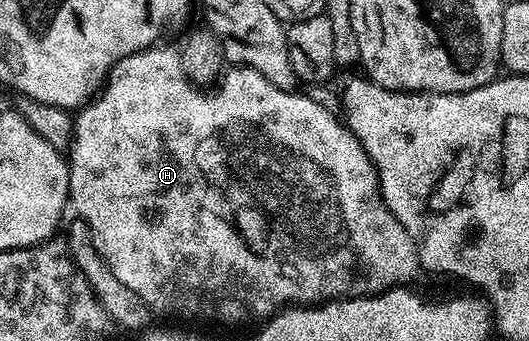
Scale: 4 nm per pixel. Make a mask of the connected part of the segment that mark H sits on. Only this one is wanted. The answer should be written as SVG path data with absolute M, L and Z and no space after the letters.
M163 46L148 47L146 51L138 51L117 61L107 74L101 94L92 98L74 116L75 136L71 138L69 152L69 203L72 208L75 206L74 214L89 225L93 245L97 253L101 253L105 265L113 269L117 281L133 289L133 293L137 293L156 316L183 314L191 319L204 319L207 323L213 322L215 315L227 323L235 323L247 314L270 317L288 305L363 299L366 295L380 295L392 287L414 284L411 282L415 274L421 271L415 243L401 221L397 221L395 214L387 208L379 189L379 172L375 170L375 163L340 116L338 119L329 108L322 107L307 95L277 89L265 81L257 69L242 65L232 66L214 89L198 89L187 81L178 50L174 46Z

